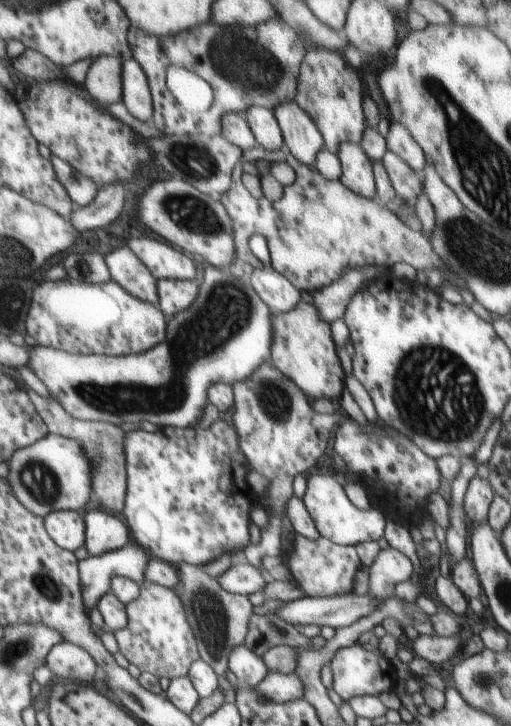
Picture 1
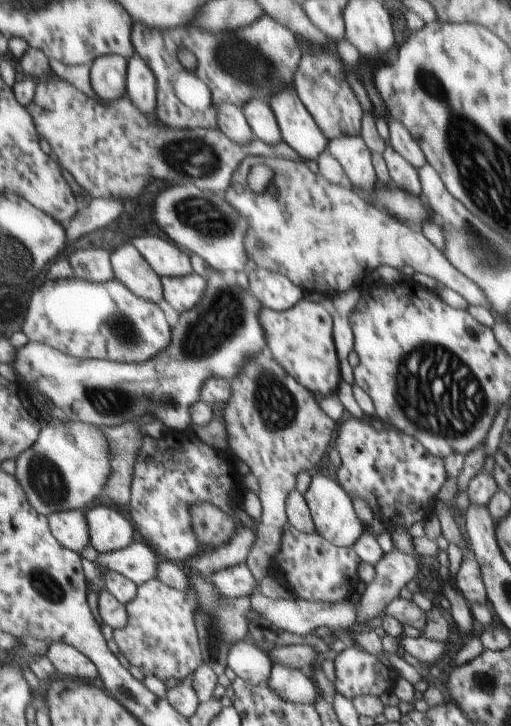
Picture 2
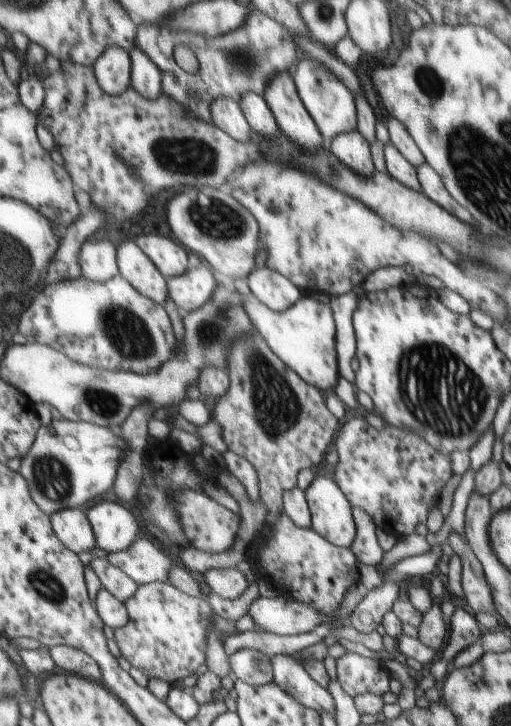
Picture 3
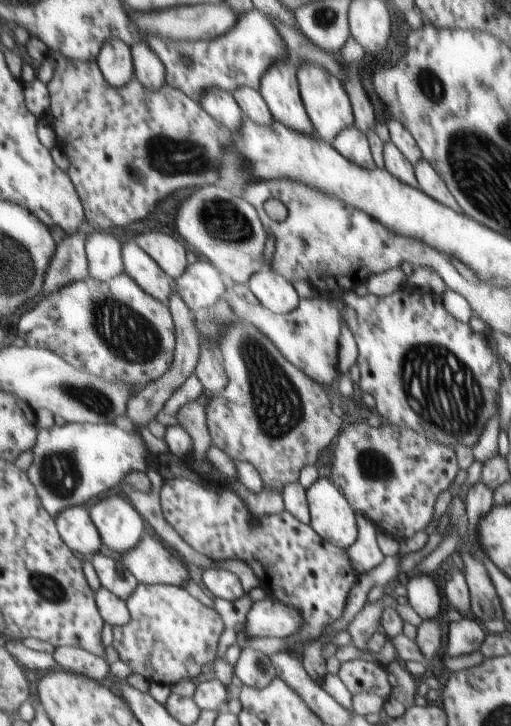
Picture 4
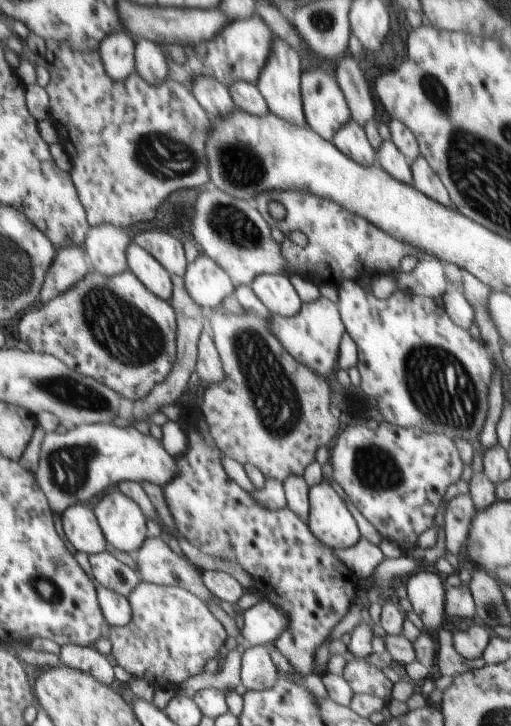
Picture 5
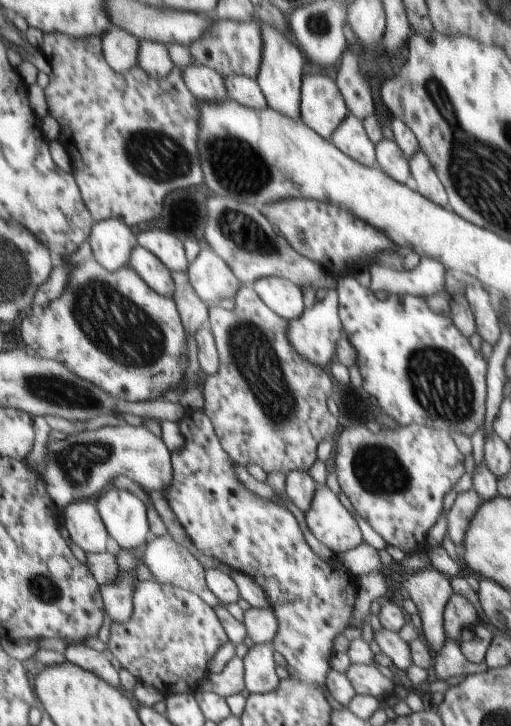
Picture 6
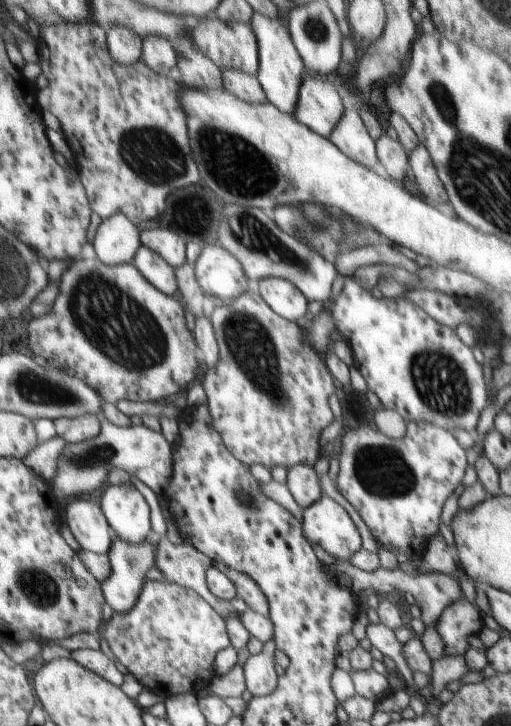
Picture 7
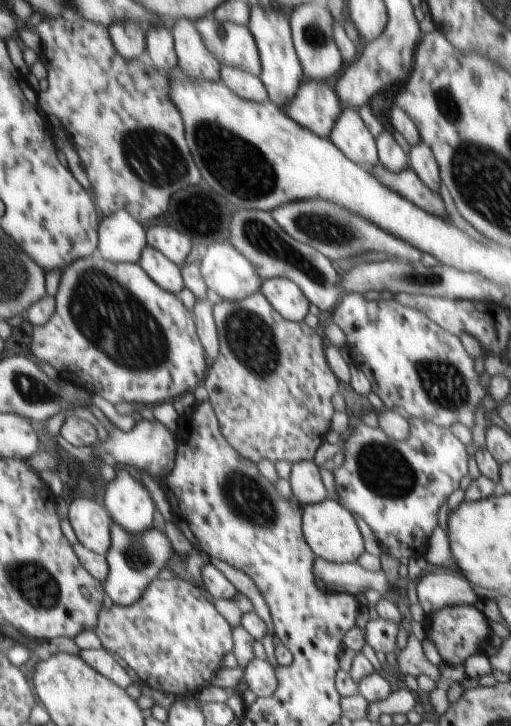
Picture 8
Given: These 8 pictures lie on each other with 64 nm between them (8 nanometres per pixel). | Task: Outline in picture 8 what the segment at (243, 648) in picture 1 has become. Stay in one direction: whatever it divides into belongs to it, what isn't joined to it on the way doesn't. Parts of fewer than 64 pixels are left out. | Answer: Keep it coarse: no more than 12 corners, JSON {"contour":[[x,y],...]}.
{"contour":[[254,658],[245,671],[258,697],[274,696],[280,671]]}

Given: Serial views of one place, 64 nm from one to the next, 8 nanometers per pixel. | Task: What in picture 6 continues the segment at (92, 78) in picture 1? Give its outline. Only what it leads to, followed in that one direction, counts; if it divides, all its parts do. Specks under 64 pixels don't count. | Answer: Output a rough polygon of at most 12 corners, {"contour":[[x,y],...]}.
{"contour":[[121,27],[104,36],[108,64],[126,75],[140,63],[141,40]]}

